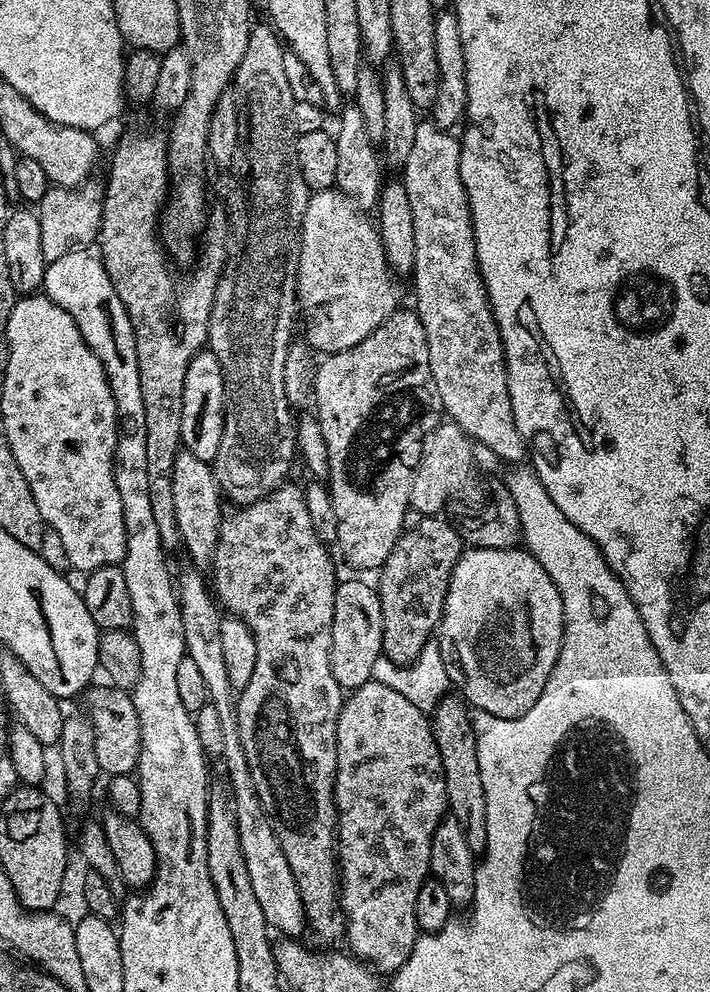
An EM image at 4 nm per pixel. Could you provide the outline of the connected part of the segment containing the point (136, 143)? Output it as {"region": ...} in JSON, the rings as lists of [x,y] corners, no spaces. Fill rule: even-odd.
{"region":[[[156,132],[126,133],[112,152],[108,185],[102,188],[102,218],[98,237],[106,274],[110,274],[110,282],[114,282],[114,290],[118,290],[118,298],[122,298],[122,306],[126,306],[126,314],[130,314],[130,322],[136,331],[138,374],[142,378],[142,402],[146,406],[146,466],[150,470],[150,507],[158,522],[158,534],[162,534],[165,550],[181,547],[178,518],[174,518],[172,471],[174,458],[182,450],[182,382],[186,382],[186,366],[190,366],[190,358],[205,351],[208,342],[210,310],[214,306],[214,290],[218,286],[220,271],[224,269],[224,259],[228,256],[226,233],[230,228],[225,213],[213,211],[203,237],[205,240],[204,249],[200,252],[200,265],[189,276],[175,276],[168,265],[170,257],[158,235],[162,203],[169,186],[167,139]]]}

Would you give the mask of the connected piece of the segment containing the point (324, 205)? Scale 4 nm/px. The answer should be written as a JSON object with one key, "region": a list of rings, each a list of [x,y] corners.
{"region":[[[335,187],[312,192],[302,218],[300,253],[296,263],[296,303],[302,320],[304,316],[308,346],[317,353],[320,351],[320,354],[341,352],[350,350],[350,346],[358,346],[362,338],[378,330],[378,326],[382,326],[384,320],[401,307],[399,283],[401,281],[386,262],[380,229],[376,227],[373,217]]]}

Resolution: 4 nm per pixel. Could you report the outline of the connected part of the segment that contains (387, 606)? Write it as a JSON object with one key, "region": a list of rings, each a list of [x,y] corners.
{"region":[[[426,516],[418,526],[400,533],[394,550],[390,550],[390,558],[386,558],[386,562],[378,570],[378,576],[380,576],[378,591],[384,623],[383,655],[390,662],[401,666],[411,665],[418,658],[422,648],[433,639],[440,623],[440,616],[444,613],[446,590],[450,586],[452,571],[465,548],[466,545],[457,525],[447,524],[440,516]]]}

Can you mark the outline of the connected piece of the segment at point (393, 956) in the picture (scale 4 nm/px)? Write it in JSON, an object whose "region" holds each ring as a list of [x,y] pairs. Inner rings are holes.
{"region":[[[368,680],[362,686],[351,689],[347,693],[342,710],[338,714],[338,730],[336,731],[336,785],[332,787],[332,799],[336,802],[338,813],[338,871],[340,873],[340,909],[344,911],[344,931],[347,947],[351,955],[367,962],[384,974],[395,974],[410,958],[414,950],[414,942],[418,935],[414,918],[414,902],[418,902],[418,890],[425,880],[429,879],[428,863],[430,862],[430,846],[434,830],[440,825],[448,812],[446,798],[446,782],[442,770],[442,758],[438,746],[434,742],[432,722],[427,711],[414,706],[413,702],[382,682]]]}

